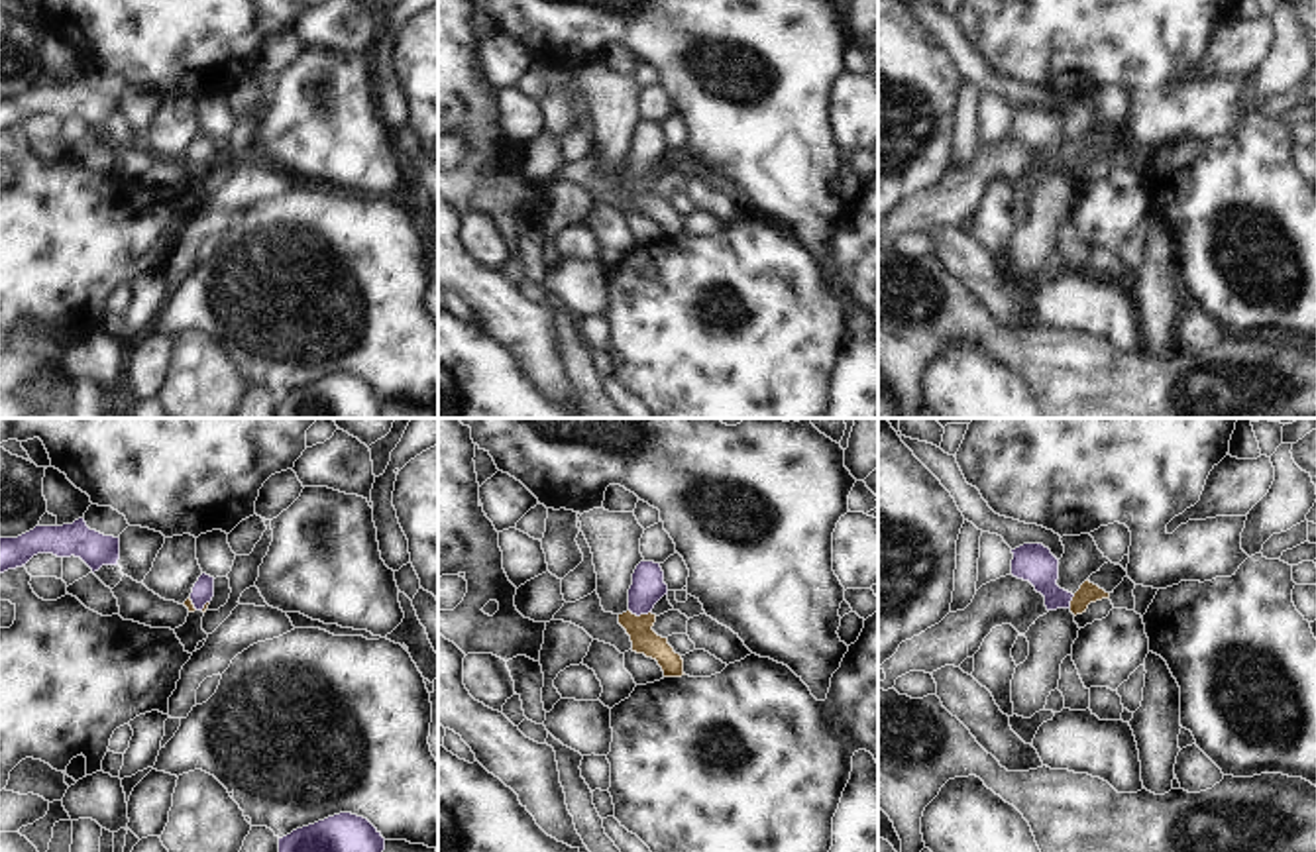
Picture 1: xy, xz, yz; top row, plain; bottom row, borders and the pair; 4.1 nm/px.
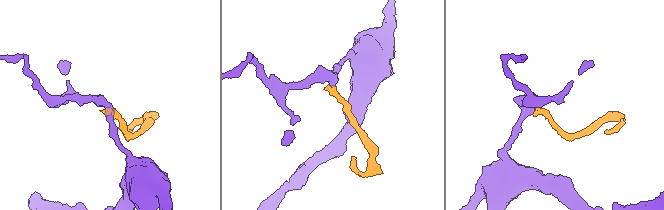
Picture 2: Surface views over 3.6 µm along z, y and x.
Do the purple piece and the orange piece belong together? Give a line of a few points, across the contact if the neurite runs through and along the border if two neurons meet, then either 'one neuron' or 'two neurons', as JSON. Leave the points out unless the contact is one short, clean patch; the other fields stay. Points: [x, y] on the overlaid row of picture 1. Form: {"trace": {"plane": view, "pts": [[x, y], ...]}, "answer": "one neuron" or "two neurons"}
{"trace": {"plane": "xz", "pts": [[649, 587], [641, 599], [641, 613], [641, 635], [645, 640]]}, "answer": "one neuron"}

